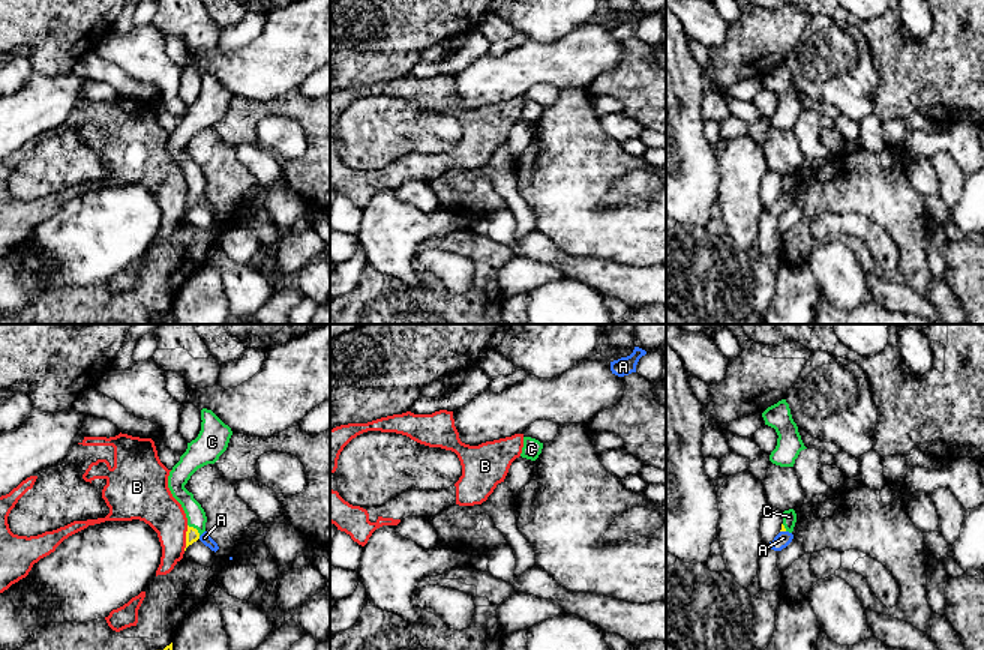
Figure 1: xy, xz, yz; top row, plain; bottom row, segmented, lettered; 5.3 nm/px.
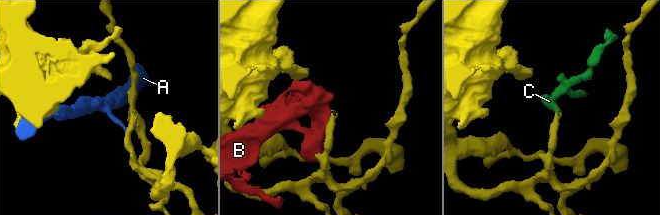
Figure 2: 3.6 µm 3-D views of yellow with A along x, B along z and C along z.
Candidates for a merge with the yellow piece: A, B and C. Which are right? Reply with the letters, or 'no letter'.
C

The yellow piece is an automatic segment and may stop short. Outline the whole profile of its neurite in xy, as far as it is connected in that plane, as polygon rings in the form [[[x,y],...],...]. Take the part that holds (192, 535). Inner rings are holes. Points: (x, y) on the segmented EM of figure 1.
[[[201,410],[201,431],[195,440],[188,443],[186,452],[172,467],[168,476],[168,488],[182,504],[188,518],[186,548],[196,542],[206,531],[207,516],[201,504],[184,485],[190,476],[207,464],[214,464],[226,450],[232,431],[212,410]]]

